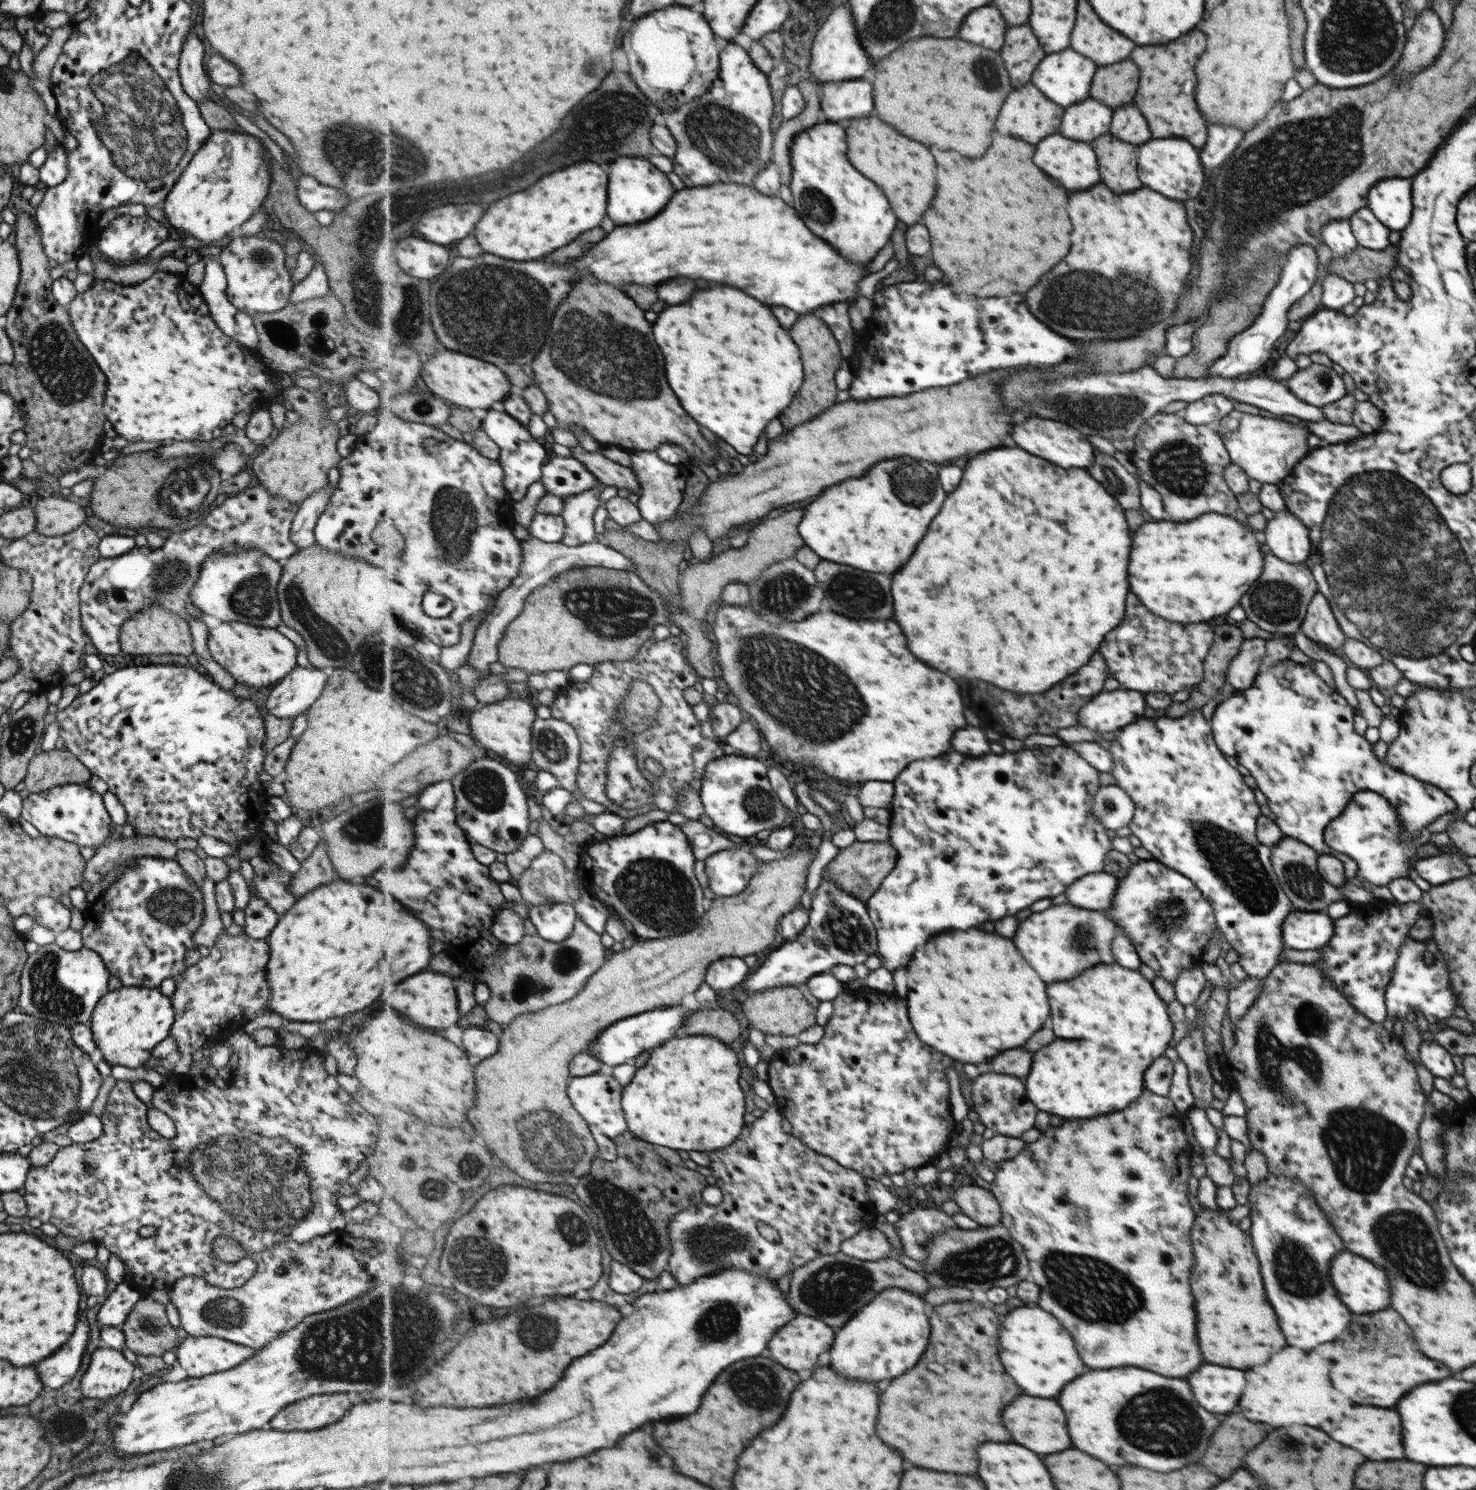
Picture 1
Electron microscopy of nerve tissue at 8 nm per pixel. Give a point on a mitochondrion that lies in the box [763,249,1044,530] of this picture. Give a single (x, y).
(912, 484)

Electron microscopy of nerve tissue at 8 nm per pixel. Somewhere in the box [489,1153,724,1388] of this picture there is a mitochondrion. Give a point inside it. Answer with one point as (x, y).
(634, 1238)

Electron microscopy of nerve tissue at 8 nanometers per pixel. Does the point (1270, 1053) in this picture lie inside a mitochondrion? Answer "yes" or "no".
yes

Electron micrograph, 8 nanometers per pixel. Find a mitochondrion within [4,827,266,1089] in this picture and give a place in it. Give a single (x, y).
(50, 997)

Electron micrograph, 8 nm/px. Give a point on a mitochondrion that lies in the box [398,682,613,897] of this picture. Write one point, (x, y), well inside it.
(483, 788)

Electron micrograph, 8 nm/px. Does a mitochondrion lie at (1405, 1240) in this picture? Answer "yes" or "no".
yes

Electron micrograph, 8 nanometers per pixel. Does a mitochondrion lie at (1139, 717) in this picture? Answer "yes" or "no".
no

